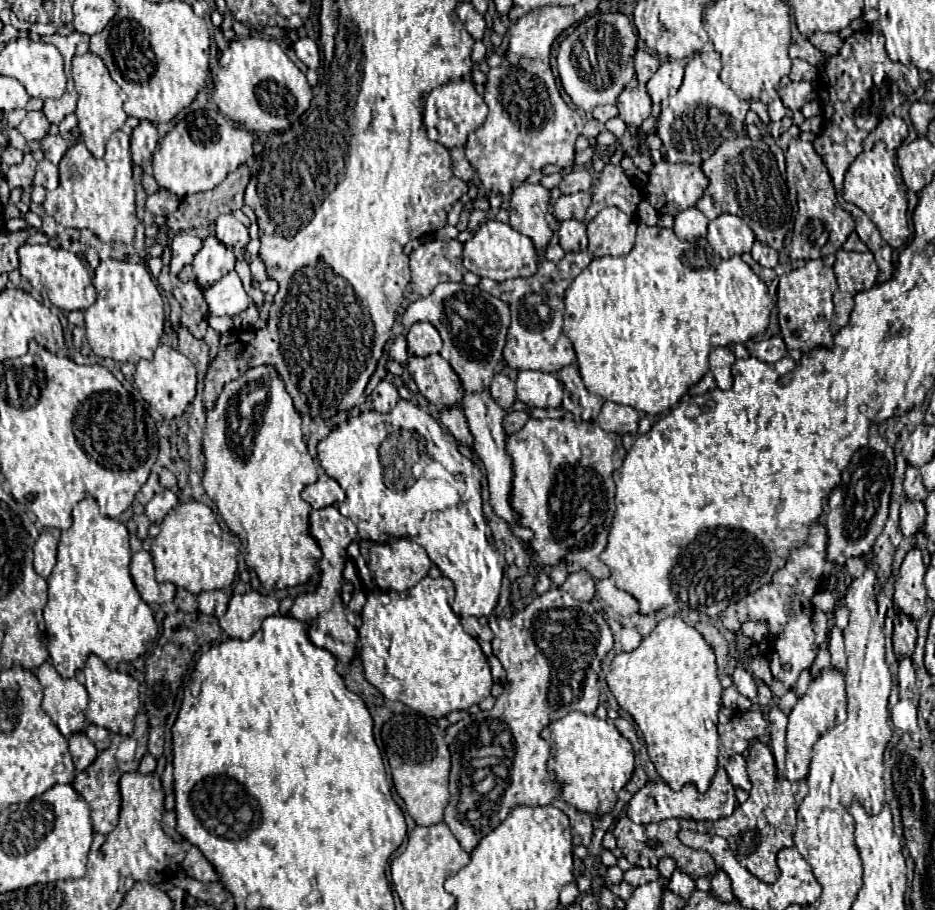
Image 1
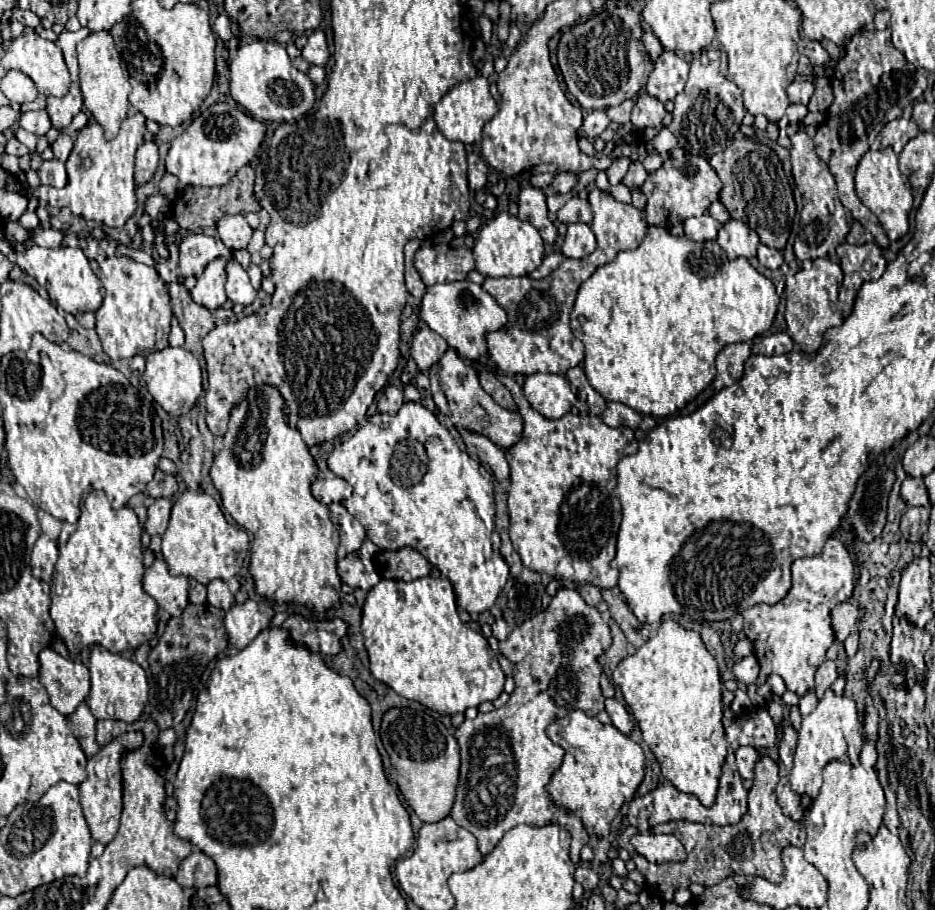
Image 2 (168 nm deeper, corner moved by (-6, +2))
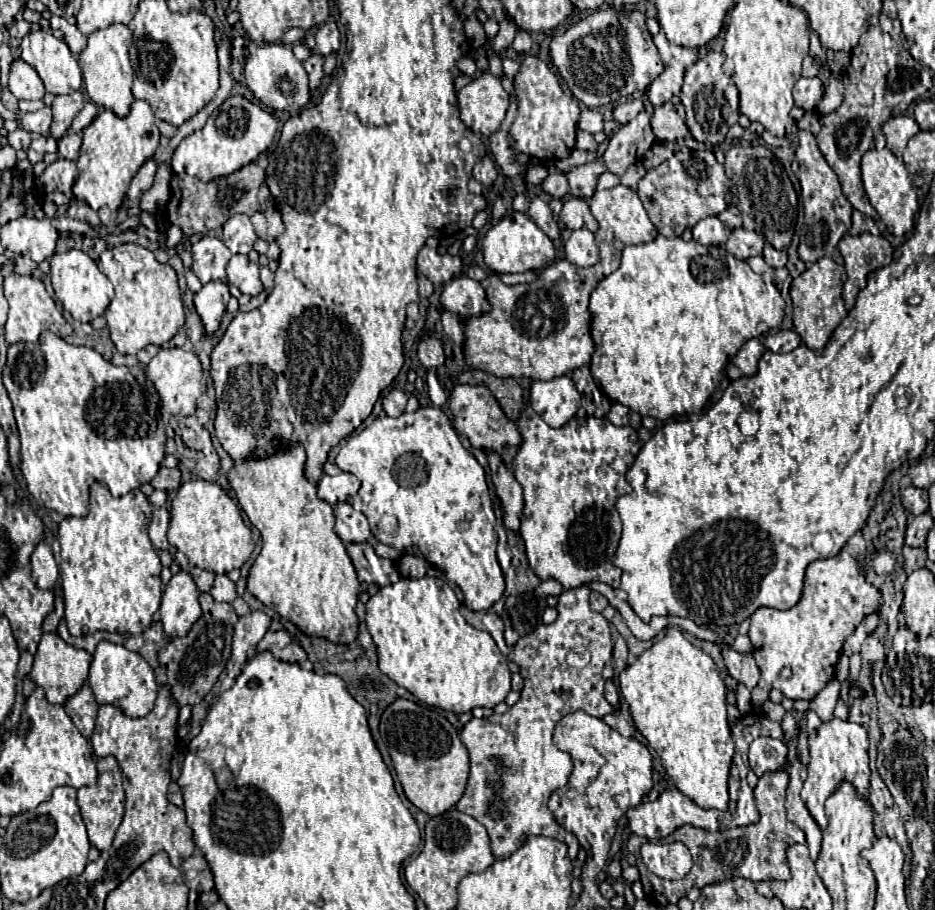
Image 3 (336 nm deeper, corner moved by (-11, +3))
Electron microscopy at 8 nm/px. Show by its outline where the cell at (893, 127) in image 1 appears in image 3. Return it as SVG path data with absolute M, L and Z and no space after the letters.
M895 116L883 124L883 134L886 138L886 147L895 154L901 156L903 148L907 146L909 138L919 132L919 124L909 116Z

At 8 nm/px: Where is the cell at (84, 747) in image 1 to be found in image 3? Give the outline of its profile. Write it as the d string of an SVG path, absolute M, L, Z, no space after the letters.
M85 682L73 696L69 696L69 700L63 704L63 708L69 714L69 718L73 720L73 724L77 726L77 730L85 738L89 738L95 728L97 710L99 710L99 704L95 702L91 686Z

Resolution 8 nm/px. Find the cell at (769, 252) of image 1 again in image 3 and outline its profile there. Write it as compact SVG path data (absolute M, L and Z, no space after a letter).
M765 244L763 258L765 258L765 262L767 262L769 266L781 268L787 264L787 250L776 250L771 244Z

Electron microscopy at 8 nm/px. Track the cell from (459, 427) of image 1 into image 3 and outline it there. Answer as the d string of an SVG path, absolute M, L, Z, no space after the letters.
M487 452L487 458L489 458L491 482L495 486L495 494L501 500L501 508L503 508L503 524L507 530L519 534L519 526L523 518L523 494L519 482L495 452Z

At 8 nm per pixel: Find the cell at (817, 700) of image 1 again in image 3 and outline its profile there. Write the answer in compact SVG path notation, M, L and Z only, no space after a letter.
M833 718L827 724L819 726L817 736L809 736L809 752L811 752L811 762L807 766L807 780L801 790L801 798L809 810L809 814L815 818L821 830L827 828L827 816L823 810L825 800L839 788L841 782L851 782L855 786L855 792L859 798L867 800L869 798L869 758L867 758L867 748L869 748L869 738L867 730L859 724L843 722L839 718Z

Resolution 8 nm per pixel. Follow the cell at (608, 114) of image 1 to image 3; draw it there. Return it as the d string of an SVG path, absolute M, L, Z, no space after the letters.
M629 98L627 102L617 104L617 106L613 108L613 114L615 114L615 120L617 120L619 124L627 124L627 122L633 120L641 110L643 110L643 100L641 100L641 98Z

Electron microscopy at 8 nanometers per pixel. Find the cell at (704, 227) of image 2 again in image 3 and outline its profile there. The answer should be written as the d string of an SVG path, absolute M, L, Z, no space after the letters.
M703 218L693 226L693 240L703 246L721 246L727 242L729 232L719 218Z

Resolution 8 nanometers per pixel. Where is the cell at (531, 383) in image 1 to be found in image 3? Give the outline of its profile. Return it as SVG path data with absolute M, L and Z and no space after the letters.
M559 376L553 380L537 380L531 386L531 408L551 426L561 428L567 424L579 408L579 392L569 376Z

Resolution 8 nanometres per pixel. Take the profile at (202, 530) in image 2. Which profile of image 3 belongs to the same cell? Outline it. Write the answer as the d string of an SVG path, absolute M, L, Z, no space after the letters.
M197 478L181 484L177 496L171 502L169 514L169 544L183 552L197 568L211 570L215 574L227 574L235 568L241 568L255 548L253 532L243 522L239 506L227 494L227 490L223 490L215 482Z

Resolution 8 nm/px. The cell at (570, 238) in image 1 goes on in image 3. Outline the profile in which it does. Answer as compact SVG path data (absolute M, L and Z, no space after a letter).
M587 228L573 230L571 238L565 242L565 258L575 266L595 266L599 262L599 248L593 232Z

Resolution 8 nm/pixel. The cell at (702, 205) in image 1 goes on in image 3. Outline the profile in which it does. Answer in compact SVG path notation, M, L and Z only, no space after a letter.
M729 206L729 208L727 208L725 212L721 212L717 218L719 218L723 224L727 224L731 230L741 226L741 212L739 212L735 206Z

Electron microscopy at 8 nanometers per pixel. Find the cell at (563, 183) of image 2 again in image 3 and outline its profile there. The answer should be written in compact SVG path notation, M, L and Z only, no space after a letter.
M561 172L549 174L549 176L541 182L541 188L543 188L543 192L547 192L547 194L553 196L553 198L563 198L563 196L569 192L567 178L565 178L565 174L561 174Z

